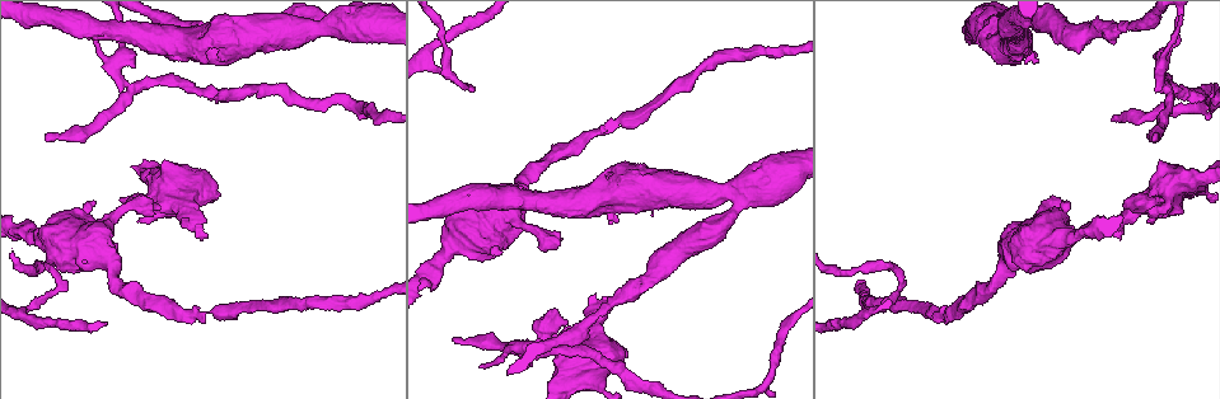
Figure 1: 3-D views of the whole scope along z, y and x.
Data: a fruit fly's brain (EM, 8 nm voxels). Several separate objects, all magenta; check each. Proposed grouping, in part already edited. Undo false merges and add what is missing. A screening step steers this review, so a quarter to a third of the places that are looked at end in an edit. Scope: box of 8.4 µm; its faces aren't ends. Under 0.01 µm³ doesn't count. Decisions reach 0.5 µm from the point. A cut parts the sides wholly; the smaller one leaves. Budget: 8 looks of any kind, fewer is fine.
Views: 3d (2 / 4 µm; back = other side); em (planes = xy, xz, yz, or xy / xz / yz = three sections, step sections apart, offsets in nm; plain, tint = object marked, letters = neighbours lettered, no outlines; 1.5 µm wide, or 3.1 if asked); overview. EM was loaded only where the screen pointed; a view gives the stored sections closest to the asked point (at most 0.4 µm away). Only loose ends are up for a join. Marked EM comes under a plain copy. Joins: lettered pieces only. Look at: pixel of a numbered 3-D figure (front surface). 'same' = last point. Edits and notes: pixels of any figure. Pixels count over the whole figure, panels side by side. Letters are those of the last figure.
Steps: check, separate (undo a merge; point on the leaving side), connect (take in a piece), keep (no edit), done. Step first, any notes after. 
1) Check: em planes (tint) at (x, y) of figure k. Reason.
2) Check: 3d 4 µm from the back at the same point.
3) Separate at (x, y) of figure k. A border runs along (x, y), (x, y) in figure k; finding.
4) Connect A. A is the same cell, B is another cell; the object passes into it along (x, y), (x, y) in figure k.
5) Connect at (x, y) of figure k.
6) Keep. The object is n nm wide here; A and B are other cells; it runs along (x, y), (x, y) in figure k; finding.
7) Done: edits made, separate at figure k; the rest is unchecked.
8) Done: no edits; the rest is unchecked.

Check: 3d 4 µm at (95, 204) of figure 1. Free end.

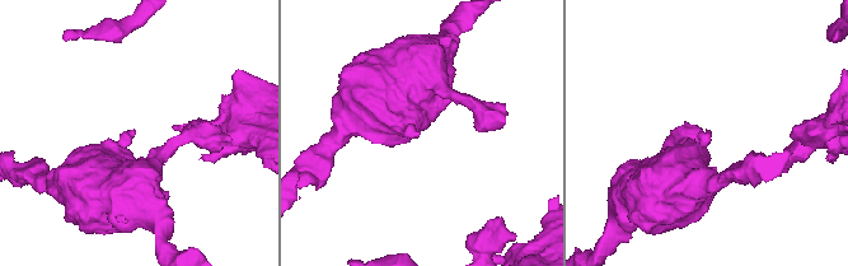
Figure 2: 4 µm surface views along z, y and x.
Check: em planes (letters) at (708, 134) of figure 2. Need the tissue.

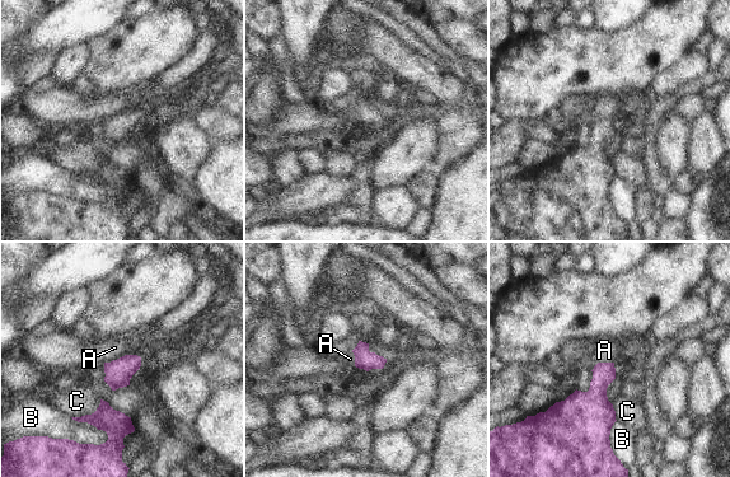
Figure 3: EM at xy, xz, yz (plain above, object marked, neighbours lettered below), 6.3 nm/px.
Keep. The longest contact is with B, 280 nm; A, B and C are other cells; no lettered piece goes on from it.

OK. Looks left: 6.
Check: 3d 4 µm at (465, 89) of figure 1. Sharp bend.

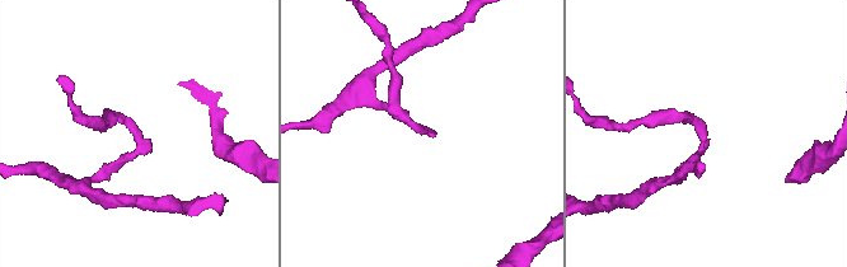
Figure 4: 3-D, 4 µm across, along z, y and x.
Check: em planes (letters) at (705, 131) of figure 4.

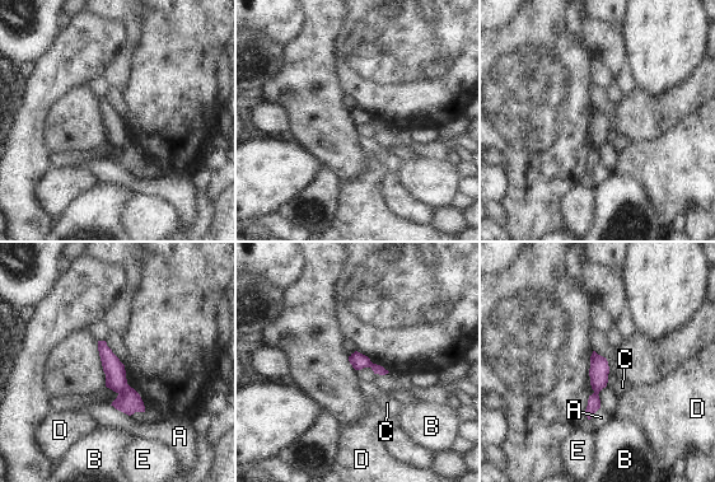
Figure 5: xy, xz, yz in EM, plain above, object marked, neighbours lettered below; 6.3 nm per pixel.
Separate at (129, 401) of figure 5. A, B, C, D and E are other cells; a border runs along (126, 382), (118, 393) in figure 5; two cells meet here.

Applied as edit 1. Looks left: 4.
Check: em xy step 4 (letters) at (1166, 88) of figure 1. Branch point.

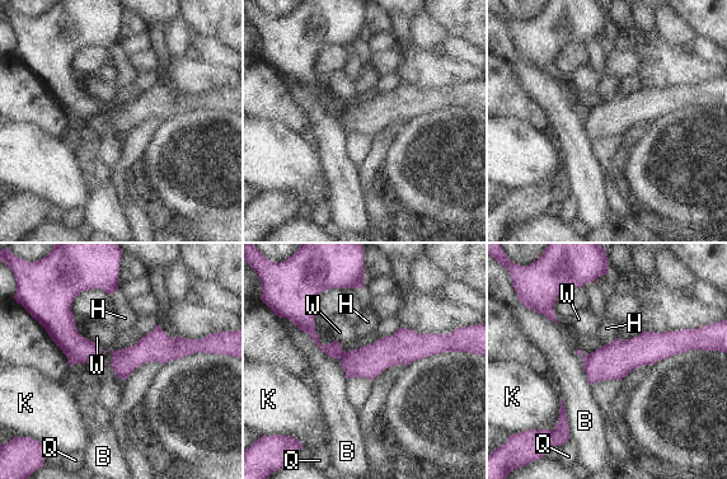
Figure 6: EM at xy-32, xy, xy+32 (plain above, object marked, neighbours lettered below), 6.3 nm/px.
Separate at (371, 360) of figure 6. The object is 160 nm wide here; B, H, K, Q and W are other cells; the part that leaves runs along (683, 346), (648, 347), (586, 366) in figure 6; a second cell is stuck on.

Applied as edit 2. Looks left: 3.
Done: edits made, separate at figure 5, separate at figure 6; the rest is unchecked.

